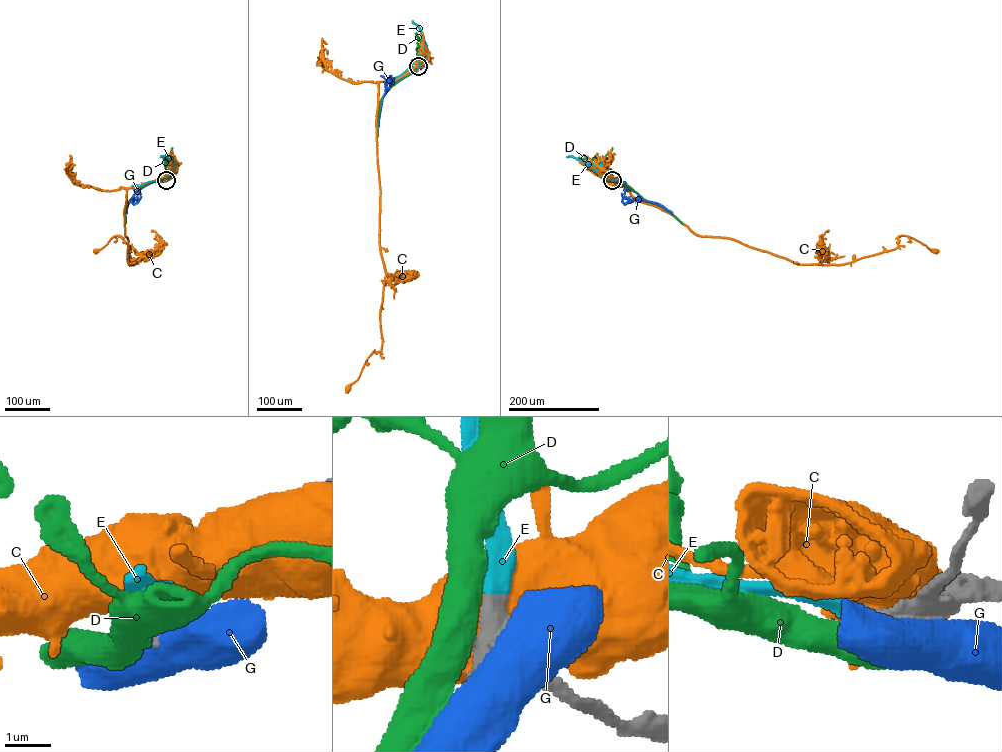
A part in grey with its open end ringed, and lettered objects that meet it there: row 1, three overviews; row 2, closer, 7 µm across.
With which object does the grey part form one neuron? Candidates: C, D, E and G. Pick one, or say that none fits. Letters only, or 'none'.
E

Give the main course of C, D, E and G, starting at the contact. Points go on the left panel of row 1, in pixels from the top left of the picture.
C: (166, 180), (127, 190), (125, 234), (128, 263), (133, 264), (128, 259), (127, 244), (119, 235), (96, 252)
D: (166, 180), (150, 183), (134, 194), (126, 207), (125, 223)
E: (166, 180), (172, 163), (168, 158), (160, 156)
G: (166, 180), (154, 181), (141, 188), (128, 202), (126, 213)

